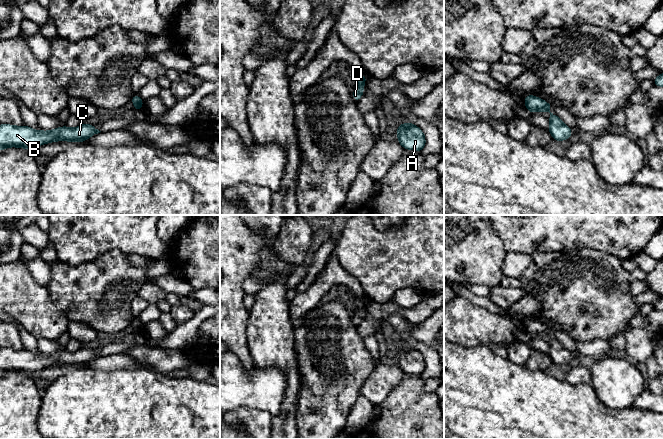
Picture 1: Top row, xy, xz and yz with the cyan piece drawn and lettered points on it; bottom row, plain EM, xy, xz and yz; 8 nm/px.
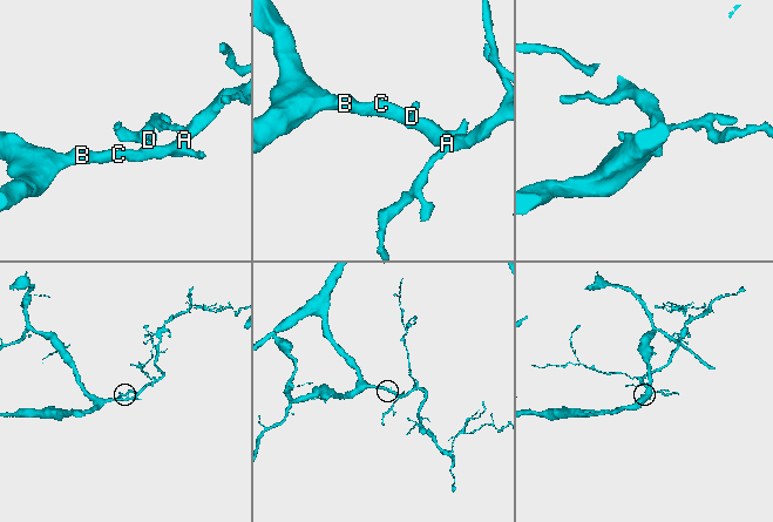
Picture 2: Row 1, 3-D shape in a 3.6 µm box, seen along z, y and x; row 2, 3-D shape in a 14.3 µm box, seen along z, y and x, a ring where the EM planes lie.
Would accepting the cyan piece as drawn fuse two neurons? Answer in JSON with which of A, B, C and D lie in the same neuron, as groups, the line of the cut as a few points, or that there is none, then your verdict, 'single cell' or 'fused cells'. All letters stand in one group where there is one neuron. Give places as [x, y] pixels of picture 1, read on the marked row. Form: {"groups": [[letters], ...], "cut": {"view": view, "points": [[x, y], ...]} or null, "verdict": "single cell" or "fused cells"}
{"groups": [["A", "B", "C", "D"]], "cut": null, "verdict": "single cell"}

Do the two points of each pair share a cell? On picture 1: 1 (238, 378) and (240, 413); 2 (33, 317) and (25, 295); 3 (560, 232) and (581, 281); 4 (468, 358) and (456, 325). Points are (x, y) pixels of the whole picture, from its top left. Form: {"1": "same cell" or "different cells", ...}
{"1": "different cells", "2": "same cell", "3": "different cells", "4": "different cells"}

